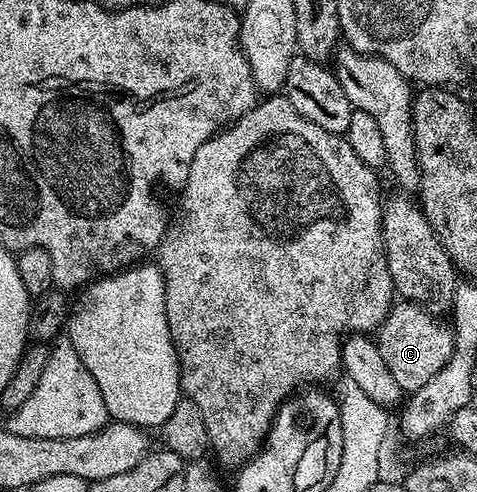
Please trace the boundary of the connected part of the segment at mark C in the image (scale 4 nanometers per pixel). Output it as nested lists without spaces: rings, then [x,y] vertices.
[[[404,300],[394,301],[389,315],[381,321],[375,341],[388,371],[402,392],[423,388],[453,357],[453,332],[448,321],[426,310],[424,306]]]

